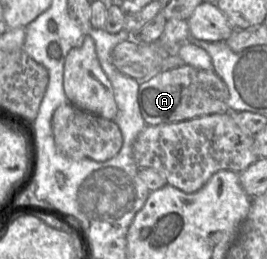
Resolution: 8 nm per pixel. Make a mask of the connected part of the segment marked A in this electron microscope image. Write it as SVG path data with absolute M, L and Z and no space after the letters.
M190 65L160 72L141 83L138 91L140 112L148 126L229 112L228 99L228 86L214 70L198 69Z

